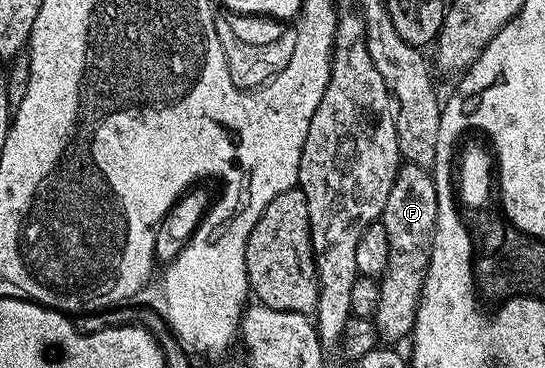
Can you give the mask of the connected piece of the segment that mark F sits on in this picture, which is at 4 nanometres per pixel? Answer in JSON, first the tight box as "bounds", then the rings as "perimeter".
{"bounds":[372,162,437,344],"perimeter":[[[405,162],[395,176],[395,184],[391,184],[391,192],[387,195],[387,204],[383,204],[383,212],[379,221],[387,228],[388,247],[391,254],[387,256],[387,268],[379,279],[379,308],[375,311],[372,321],[377,328],[378,339],[385,344],[397,344],[400,338],[408,339],[413,332],[413,321],[419,308],[419,300],[423,292],[423,284],[427,276],[427,268],[431,260],[431,244],[437,219],[437,199],[432,173],[419,164]]]}

